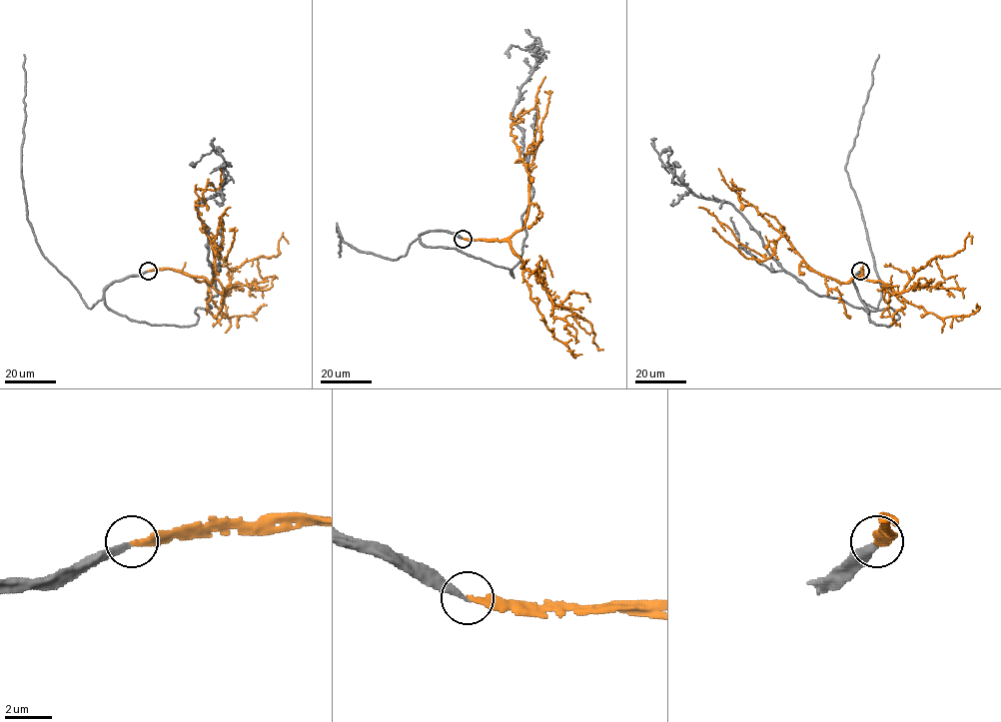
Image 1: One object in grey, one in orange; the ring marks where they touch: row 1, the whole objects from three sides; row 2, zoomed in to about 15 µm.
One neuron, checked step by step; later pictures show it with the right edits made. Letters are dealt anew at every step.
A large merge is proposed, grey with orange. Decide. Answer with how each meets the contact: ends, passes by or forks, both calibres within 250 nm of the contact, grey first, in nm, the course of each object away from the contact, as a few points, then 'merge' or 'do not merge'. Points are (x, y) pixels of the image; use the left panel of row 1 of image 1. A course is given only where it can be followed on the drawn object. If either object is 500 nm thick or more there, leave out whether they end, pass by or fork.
grey ends; orange ends; calibres 280 and 280 nm; course grey (147, 271), (114, 281), (104, 304), (193, 326), (218, 295), (198, 205), (228, 172), (216, 151), (194, 167); course orange (147, 271), (173, 269), (211, 282), (214, 252), (208, 236), (221, 259), (221, 217), (230, 207); merge

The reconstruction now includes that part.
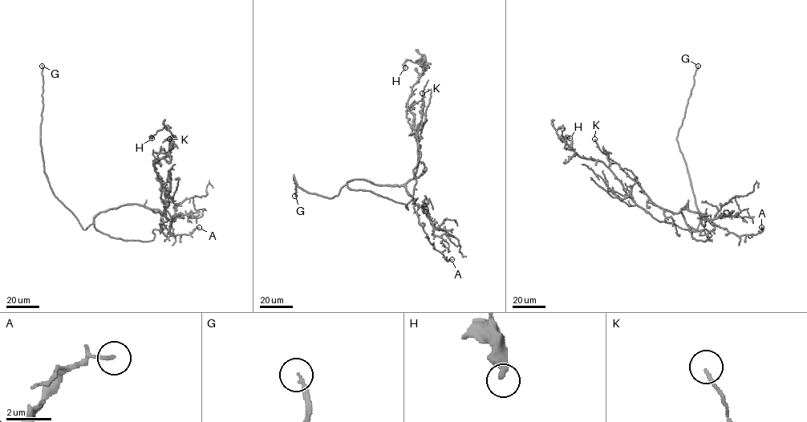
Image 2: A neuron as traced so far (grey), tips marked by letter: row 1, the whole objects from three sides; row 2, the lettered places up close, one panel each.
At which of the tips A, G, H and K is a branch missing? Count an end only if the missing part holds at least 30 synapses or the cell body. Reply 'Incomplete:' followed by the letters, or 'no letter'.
Incomplete: G

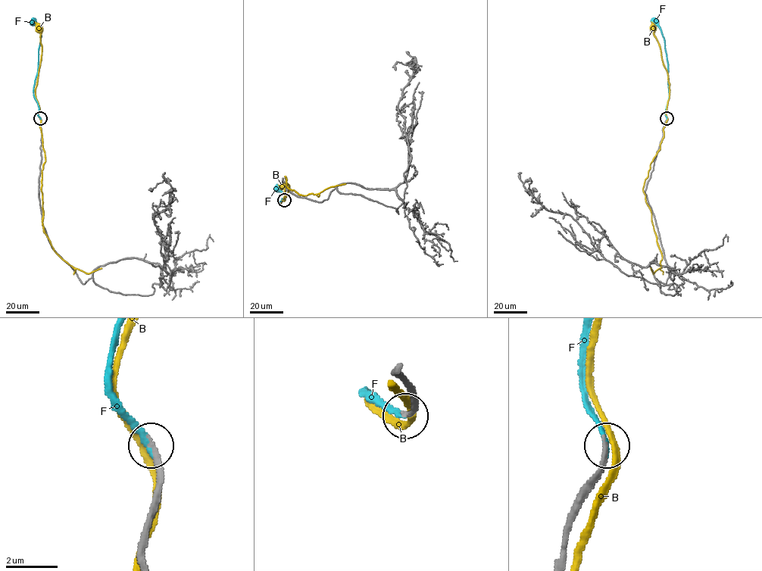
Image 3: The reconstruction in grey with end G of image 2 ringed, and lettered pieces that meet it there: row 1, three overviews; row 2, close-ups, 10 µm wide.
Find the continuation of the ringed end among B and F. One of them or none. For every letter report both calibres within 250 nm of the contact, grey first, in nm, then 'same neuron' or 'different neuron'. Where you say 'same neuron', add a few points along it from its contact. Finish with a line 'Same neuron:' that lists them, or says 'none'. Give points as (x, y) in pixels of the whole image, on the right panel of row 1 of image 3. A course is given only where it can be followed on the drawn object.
B: calibres 180 and 240 nm; different neuron
F: calibres 220 and 180 nm; same neuron; course (666, 119), (669, 97), (668, 61), (664, 37), (655, 22)
Same neuron: F

